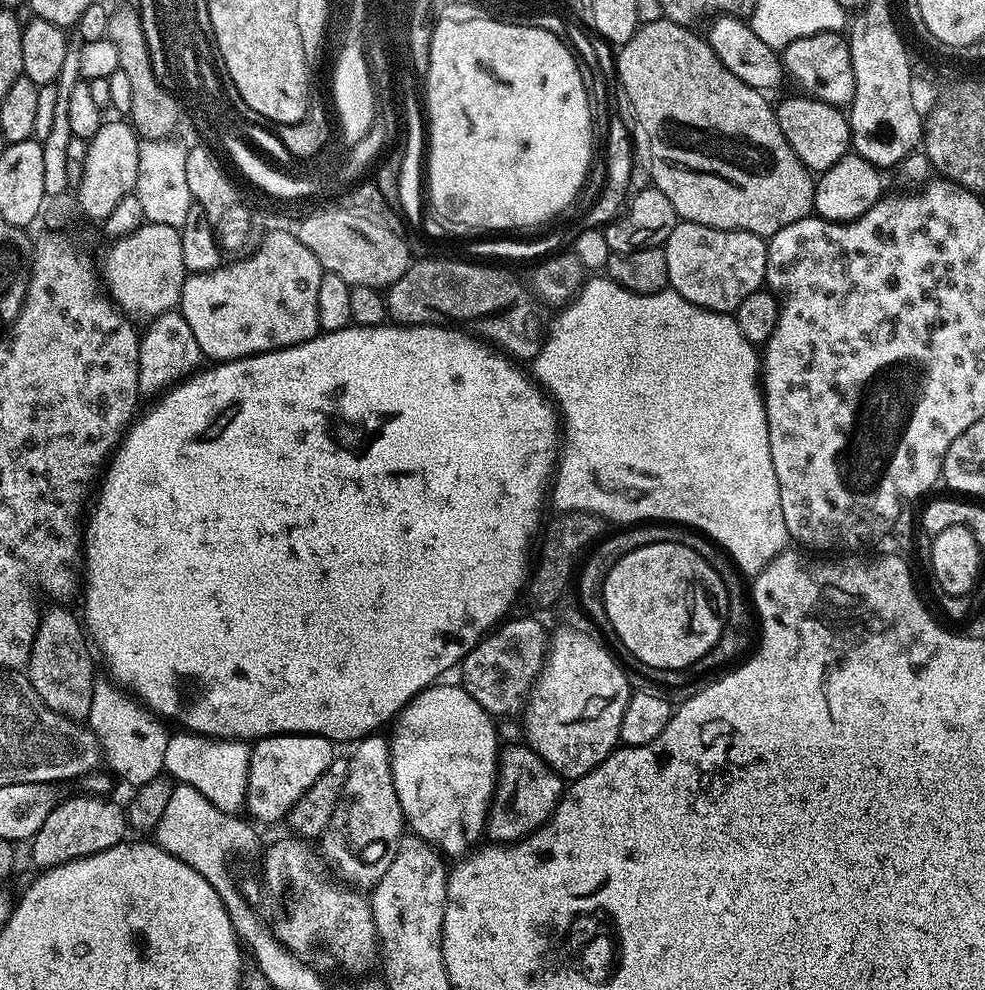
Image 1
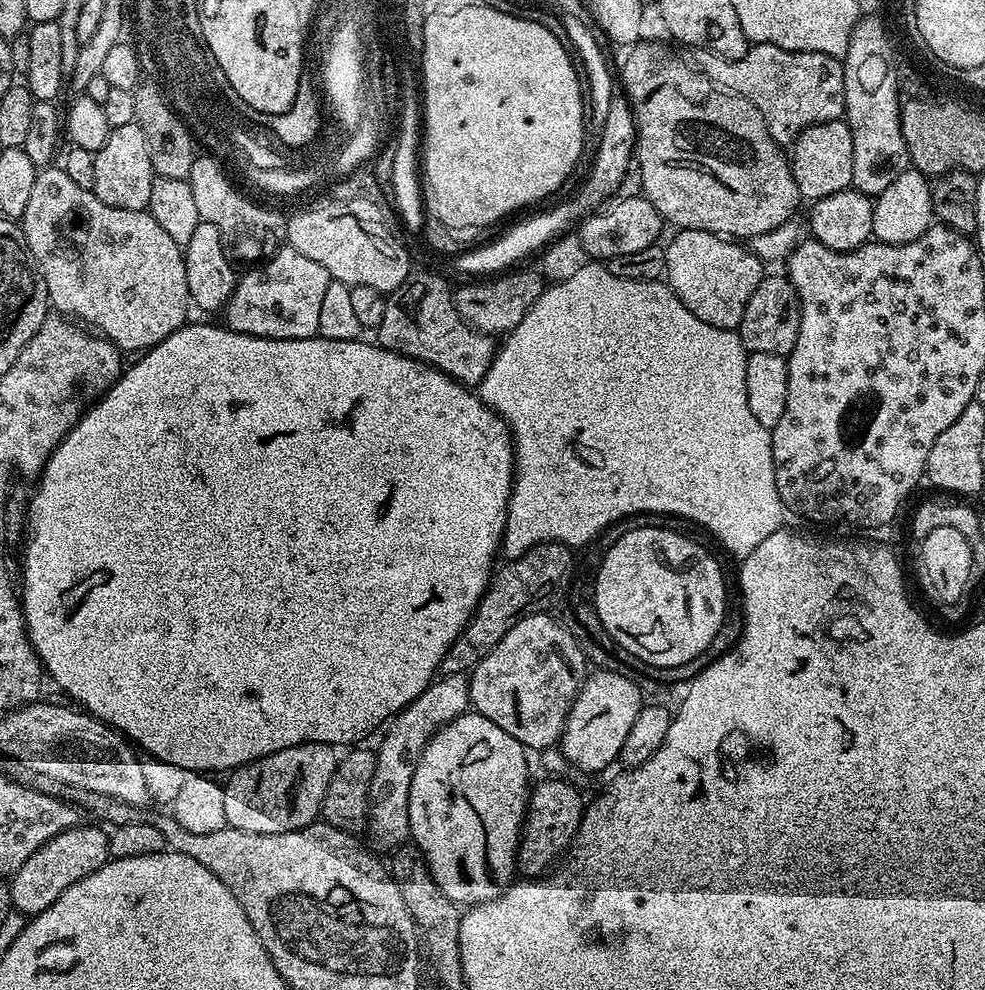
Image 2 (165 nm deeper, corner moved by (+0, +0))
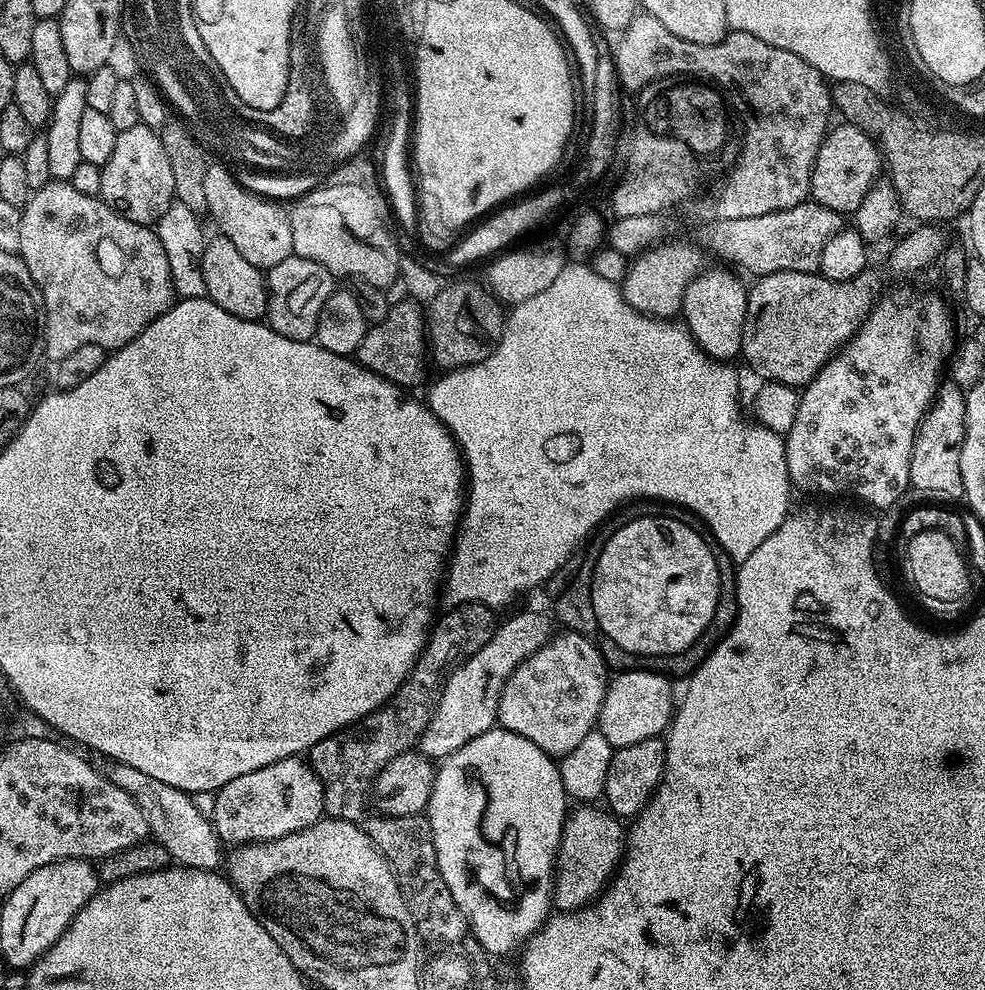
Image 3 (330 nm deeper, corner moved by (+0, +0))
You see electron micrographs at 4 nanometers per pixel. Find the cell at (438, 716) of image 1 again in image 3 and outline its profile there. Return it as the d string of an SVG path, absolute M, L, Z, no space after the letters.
M497 726L491 728L486 734L478 734L478 738L466 742L466 746L462 746L462 750L458 750L439 761L434 786L426 809L430 830L434 838L434 854L438 858L438 870L442 874L442 882L446 882L446 890L450 890L450 895L454 897L458 910L462 910L464 921L468 923L468 928L474 934L474 938L484 947L485 952L493 957L500 956L503 952L512 952L516 947L517 951L543 926L553 911L552 881L556 875L556 851L560 849L564 820L569 811L570 797L562 786L559 763L553 757L546 755L541 748L534 746L534 742L530 742L513 732L508 732L502 727Z

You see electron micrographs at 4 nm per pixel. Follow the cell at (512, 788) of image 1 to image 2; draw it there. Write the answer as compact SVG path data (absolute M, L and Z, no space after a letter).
M544 779L548 780L531 789L528 811L520 833L520 851L516 853L519 871L528 878L543 877L565 855L566 849L576 838L586 807L586 800L580 797L580 792L574 785L567 784L567 779Z

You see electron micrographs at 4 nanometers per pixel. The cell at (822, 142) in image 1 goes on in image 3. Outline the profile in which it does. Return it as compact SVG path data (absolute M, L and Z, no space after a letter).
M840 122L825 135L812 171L811 199L841 214L854 214L862 206L862 198L882 176L882 153L877 141L857 124Z

